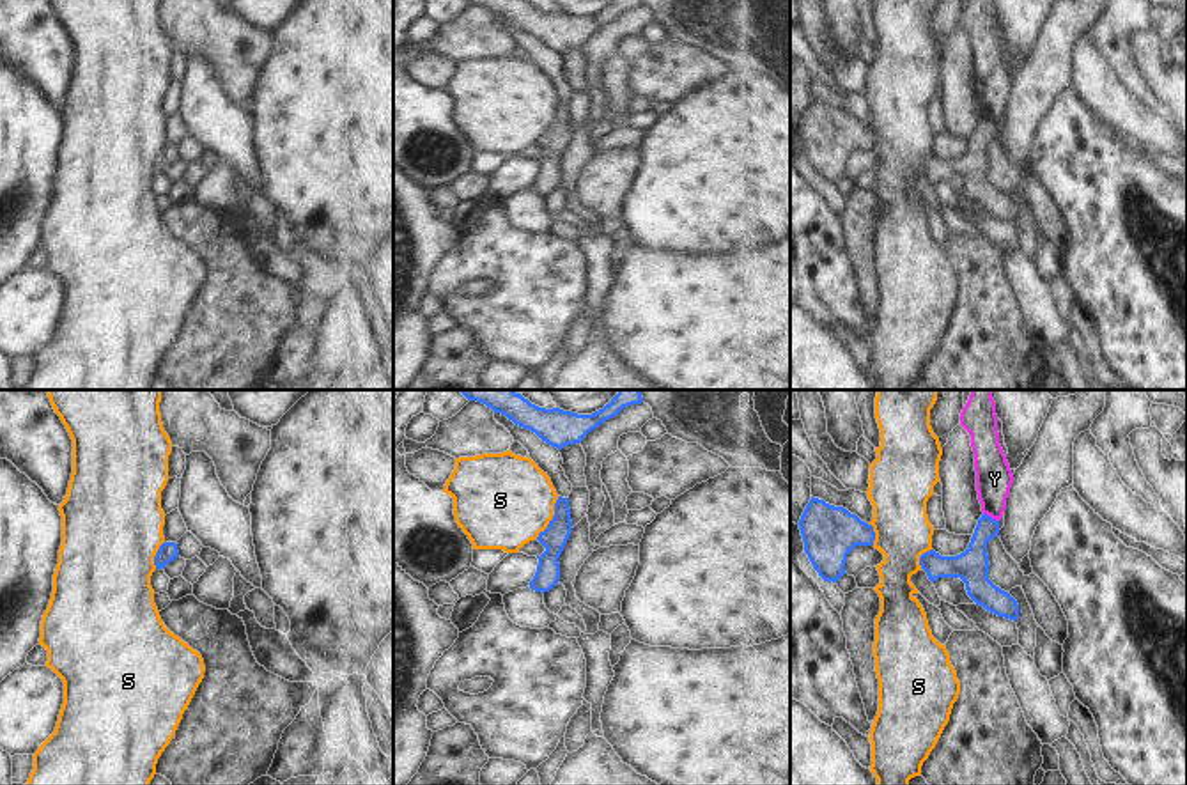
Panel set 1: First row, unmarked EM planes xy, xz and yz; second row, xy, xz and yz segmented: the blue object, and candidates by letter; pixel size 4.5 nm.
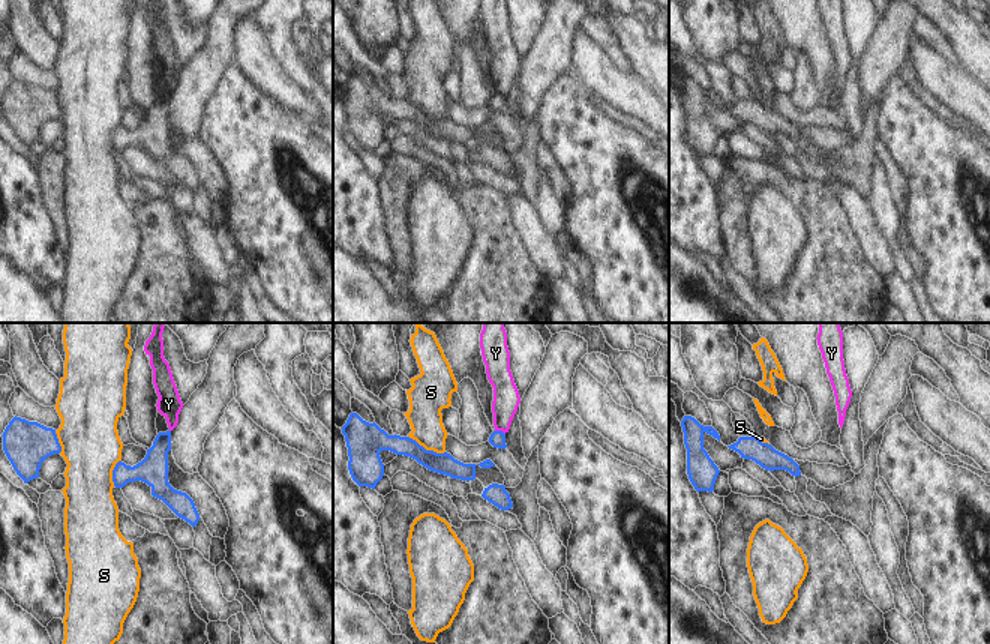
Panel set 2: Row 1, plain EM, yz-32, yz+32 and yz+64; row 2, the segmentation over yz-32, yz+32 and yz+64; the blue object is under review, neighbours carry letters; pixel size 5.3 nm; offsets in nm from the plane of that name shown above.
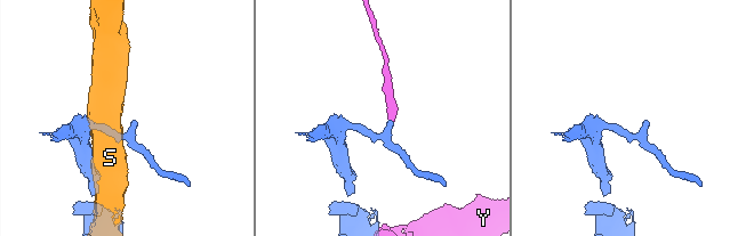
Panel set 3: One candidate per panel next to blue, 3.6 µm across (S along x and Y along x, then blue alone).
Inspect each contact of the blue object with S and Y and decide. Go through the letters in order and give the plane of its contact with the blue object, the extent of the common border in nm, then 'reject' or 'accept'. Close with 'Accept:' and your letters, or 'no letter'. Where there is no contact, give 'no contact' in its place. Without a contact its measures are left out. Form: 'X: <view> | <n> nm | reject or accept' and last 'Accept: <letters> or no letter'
S: xz | 220 nm | reject
Y: yz | 80 nm | reject
Accept: no letter

